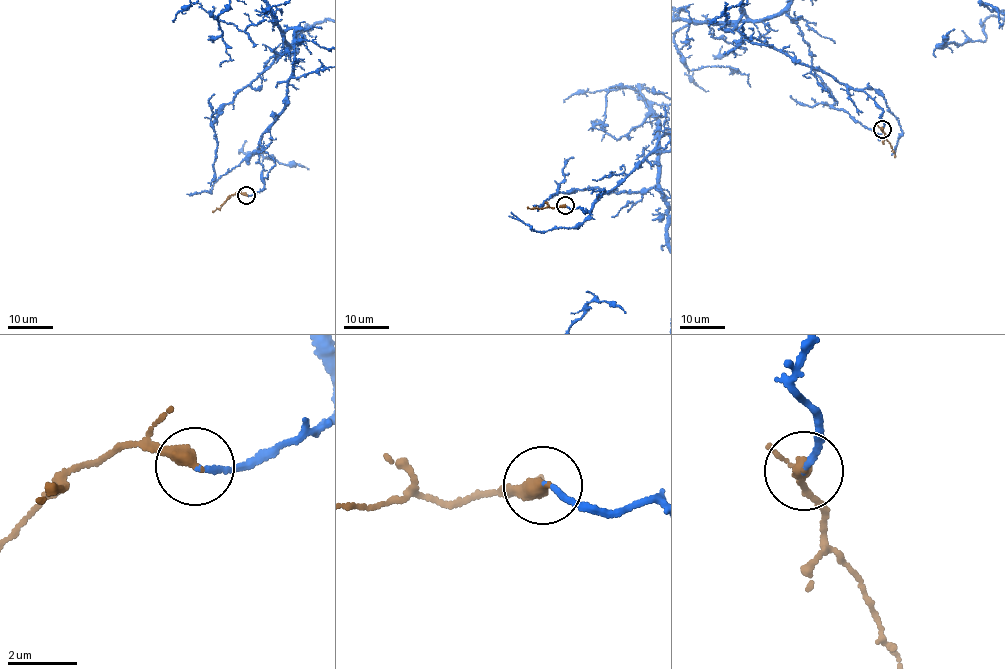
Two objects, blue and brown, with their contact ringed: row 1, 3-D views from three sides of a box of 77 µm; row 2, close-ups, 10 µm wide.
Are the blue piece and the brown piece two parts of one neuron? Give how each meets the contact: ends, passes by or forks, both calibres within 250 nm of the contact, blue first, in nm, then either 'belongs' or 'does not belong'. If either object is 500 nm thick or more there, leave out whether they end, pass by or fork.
blue ends | brown ends | 130/420 nm | belongs

